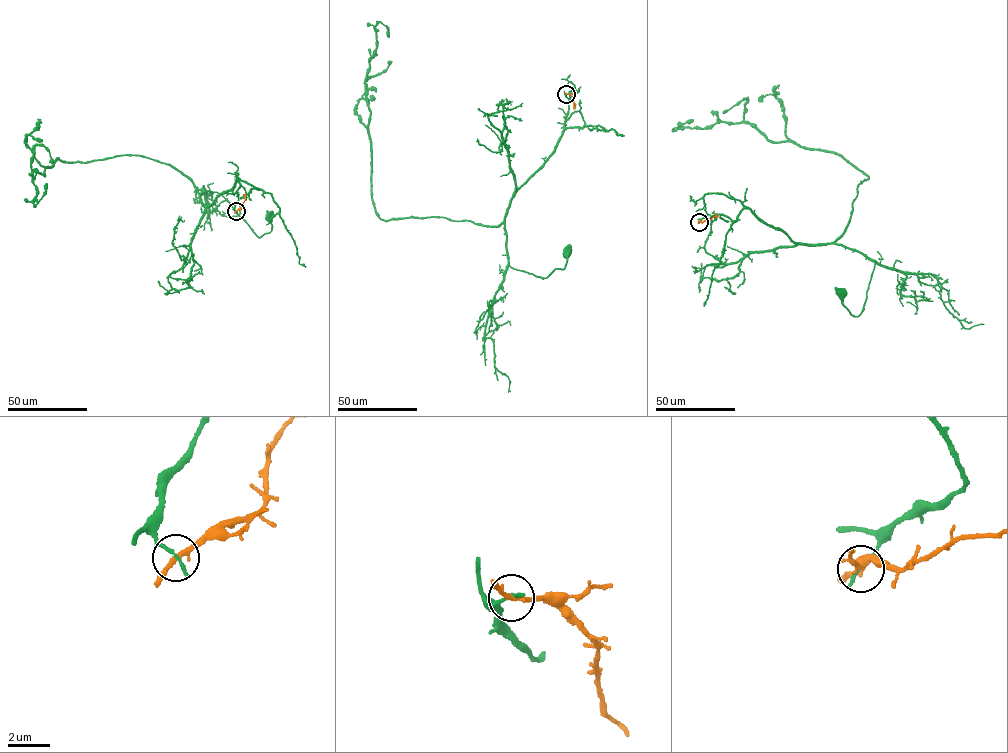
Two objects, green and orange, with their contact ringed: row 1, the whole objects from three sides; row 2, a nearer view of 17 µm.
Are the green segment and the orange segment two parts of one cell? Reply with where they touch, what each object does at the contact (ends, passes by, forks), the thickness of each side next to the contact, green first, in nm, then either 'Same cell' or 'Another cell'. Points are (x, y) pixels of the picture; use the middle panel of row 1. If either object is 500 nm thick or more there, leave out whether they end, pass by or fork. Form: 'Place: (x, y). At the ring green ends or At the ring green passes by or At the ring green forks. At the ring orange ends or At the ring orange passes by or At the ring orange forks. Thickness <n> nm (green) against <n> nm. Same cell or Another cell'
Place: (566, 94). At the ring green ends. At the ring orange passes by. Thickness 170 nm (green) against 240 nm. Another cell

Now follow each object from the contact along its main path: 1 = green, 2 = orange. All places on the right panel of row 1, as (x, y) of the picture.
1: (699, 222), (703, 197), (724, 194), (797, 243), (866, 255), (874, 265), (858, 316), (842, 293)
2: (699, 222), (715, 216), (714, 214)

